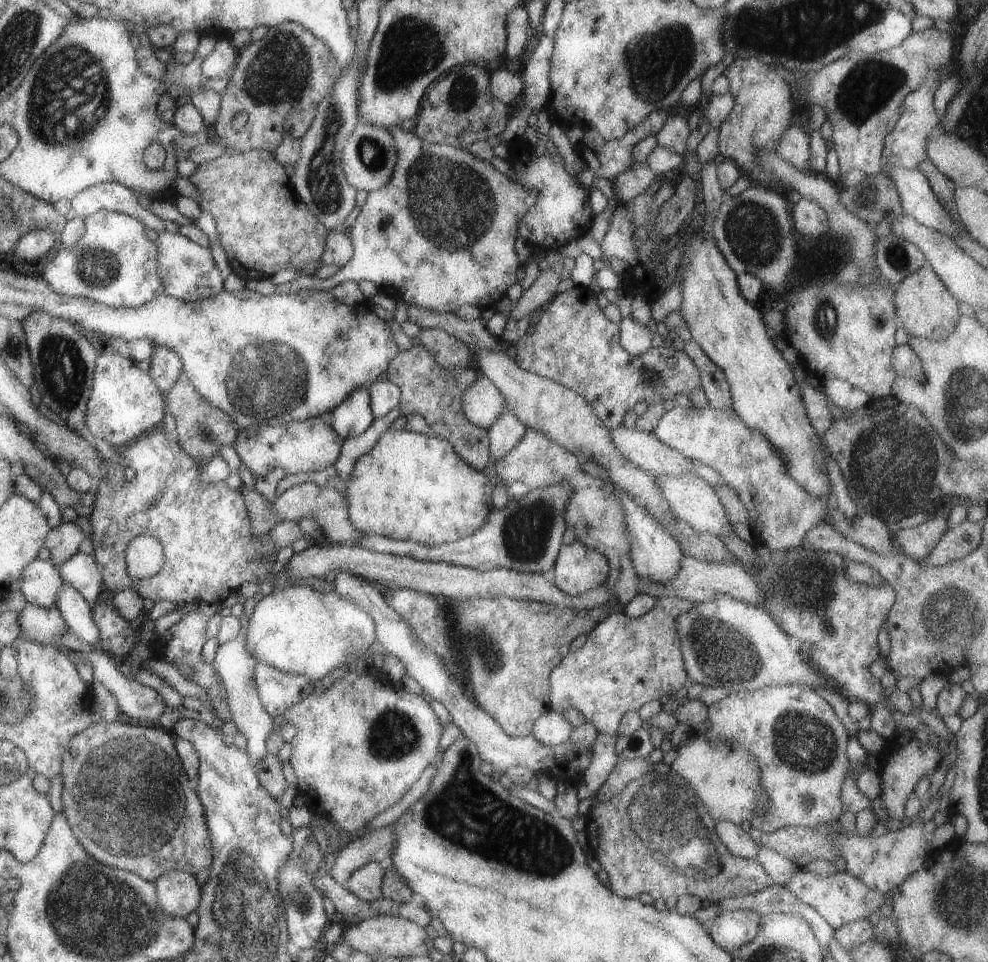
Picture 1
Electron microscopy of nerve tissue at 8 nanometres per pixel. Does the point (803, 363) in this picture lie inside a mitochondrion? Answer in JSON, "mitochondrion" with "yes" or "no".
{"mitochondrion":"no"}

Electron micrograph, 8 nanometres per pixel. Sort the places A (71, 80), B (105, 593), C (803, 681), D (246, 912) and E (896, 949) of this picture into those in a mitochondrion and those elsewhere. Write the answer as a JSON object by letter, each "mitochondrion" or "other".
{"A":"mitochondrion","B":"other","C":"other","D":"mitochondrion","E":"other"}

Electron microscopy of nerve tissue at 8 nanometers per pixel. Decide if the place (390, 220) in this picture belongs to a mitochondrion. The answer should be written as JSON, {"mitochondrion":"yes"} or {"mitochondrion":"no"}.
{"mitochondrion":"yes"}

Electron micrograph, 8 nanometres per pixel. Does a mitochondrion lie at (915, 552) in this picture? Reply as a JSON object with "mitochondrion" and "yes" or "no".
{"mitochondrion":"no"}

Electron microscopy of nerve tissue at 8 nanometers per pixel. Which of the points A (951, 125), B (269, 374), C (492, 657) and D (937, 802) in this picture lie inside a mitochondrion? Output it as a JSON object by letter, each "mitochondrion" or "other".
{"A":"other","B":"mitochondrion","C":"mitochondrion","D":"other"}

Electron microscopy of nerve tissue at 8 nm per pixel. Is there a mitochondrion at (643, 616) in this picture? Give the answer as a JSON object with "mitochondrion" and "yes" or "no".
{"mitochondrion":"no"}

